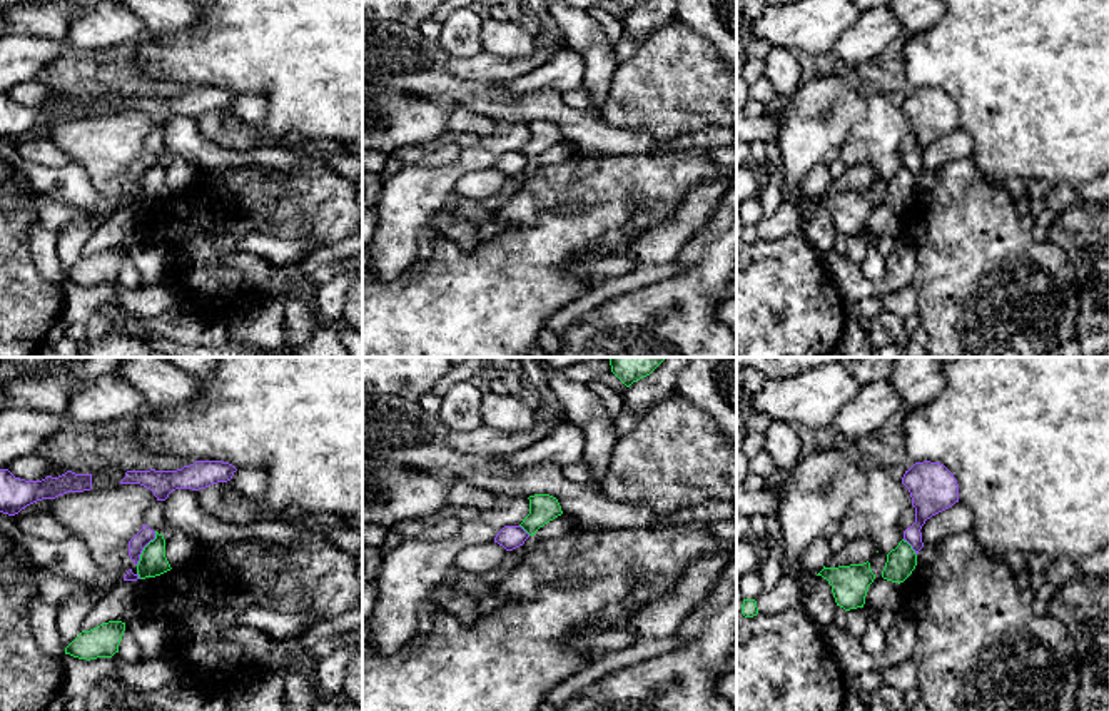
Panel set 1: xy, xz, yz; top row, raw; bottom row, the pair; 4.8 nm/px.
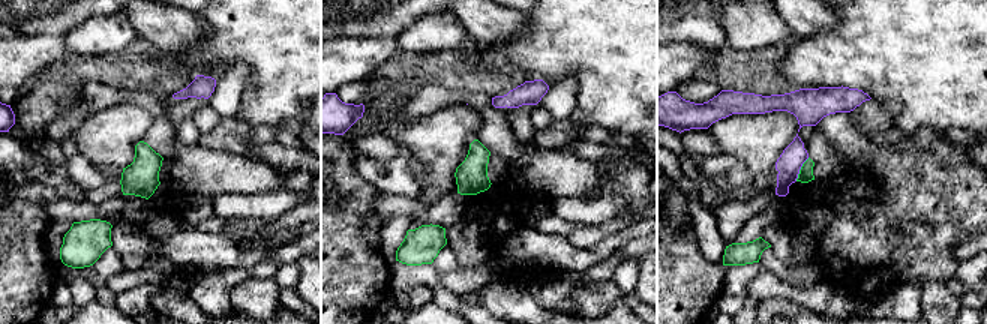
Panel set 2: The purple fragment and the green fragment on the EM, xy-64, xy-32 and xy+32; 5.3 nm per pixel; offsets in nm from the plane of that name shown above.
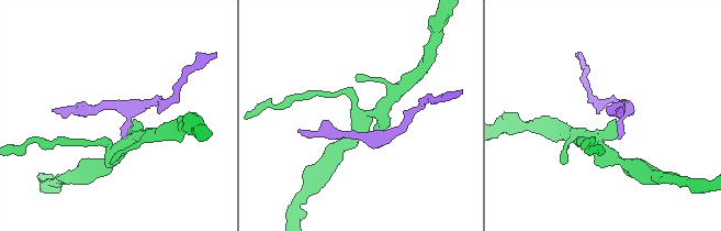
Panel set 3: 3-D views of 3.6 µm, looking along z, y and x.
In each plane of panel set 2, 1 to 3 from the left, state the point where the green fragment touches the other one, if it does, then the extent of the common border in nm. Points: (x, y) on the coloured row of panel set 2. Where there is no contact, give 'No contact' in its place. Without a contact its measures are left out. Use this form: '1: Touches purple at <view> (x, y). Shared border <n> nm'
1: No contact
2: No contact
3: Touches purple at xy+32 (800, 168). Shared border 150 nm

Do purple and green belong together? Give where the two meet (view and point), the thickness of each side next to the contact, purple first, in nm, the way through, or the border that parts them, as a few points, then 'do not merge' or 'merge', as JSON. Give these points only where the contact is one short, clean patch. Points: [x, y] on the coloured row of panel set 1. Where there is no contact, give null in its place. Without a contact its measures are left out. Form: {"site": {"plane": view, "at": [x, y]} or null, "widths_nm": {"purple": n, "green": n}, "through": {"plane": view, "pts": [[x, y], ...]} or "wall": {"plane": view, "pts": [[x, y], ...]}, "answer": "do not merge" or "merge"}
{"site": {"plane": "xy", "at": [144, 546]}, "widths_nm": {"purple": 80, "green": 130}, "wall": {"plane": "xy", "pts": [[156, 531], [156, 536], [144, 548], [136, 564]]}, "answer": "do not merge"}

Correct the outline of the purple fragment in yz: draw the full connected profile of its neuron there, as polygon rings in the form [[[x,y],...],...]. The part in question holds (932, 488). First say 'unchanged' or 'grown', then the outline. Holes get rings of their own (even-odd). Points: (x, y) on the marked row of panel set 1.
unchanged | [[[915,462],[902,477],[915,507],[915,522],[904,531],[915,554],[924,547],[922,526],[932,516],[959,502],[959,484],[954,474],[940,462]]]

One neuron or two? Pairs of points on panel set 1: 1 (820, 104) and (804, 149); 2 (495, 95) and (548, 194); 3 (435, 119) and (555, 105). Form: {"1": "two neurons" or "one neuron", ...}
{"1": "one neuron", "2": "two neurons", "3": "two neurons"}

